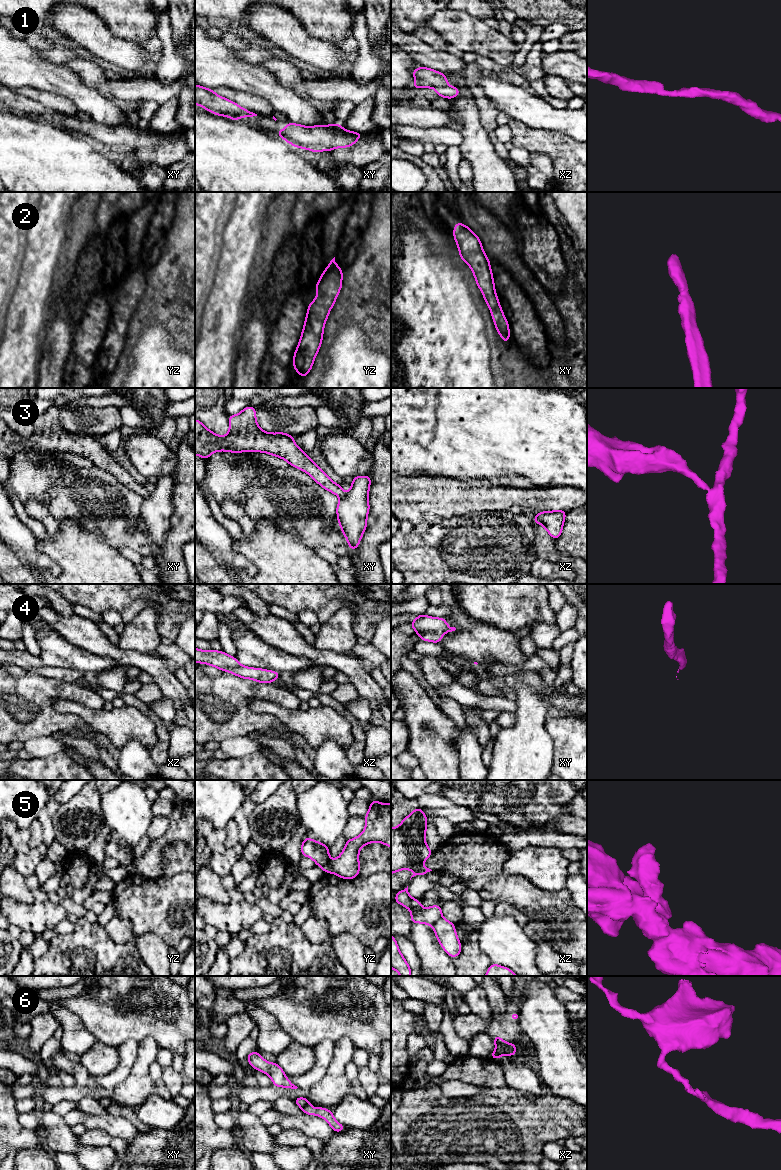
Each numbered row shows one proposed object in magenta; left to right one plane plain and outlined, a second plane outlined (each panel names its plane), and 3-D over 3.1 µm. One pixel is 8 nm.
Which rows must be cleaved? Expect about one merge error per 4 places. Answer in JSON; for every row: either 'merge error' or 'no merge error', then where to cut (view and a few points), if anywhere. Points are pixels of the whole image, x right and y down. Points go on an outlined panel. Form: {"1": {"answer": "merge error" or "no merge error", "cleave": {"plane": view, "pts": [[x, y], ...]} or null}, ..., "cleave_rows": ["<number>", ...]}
{"1": {"answer": "no merge error", "cleave": null}, "2": {"answer": "no merge error", "cleave": null}, "3": {"answer": "merge error", "cleave": {"plane": "xy", "pts": [[345, 493], [340, 497]]}}, "4": {"answer": "no merge error", "cleave": null}, "5": {"answer": "merge error", "cleave": {"plane": "yz", "pts": [[333, 860], [333, 870], [331, 872]]}}, "6": {"answer": "merge error", "cleave": {"plane": "xz", "pts": [[494, 1039], [501, 1044], [505, 1053]]}}, "cleave_rows": ["3", "5", "6"]}

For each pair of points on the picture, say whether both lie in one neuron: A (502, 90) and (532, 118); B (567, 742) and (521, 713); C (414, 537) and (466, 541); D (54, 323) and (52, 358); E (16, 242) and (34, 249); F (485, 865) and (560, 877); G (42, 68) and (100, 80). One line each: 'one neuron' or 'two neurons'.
A: one neuron
B: two neurons
C: one neuron
D: one neuron
E: two neurons
F: two neurons
G: two neurons

